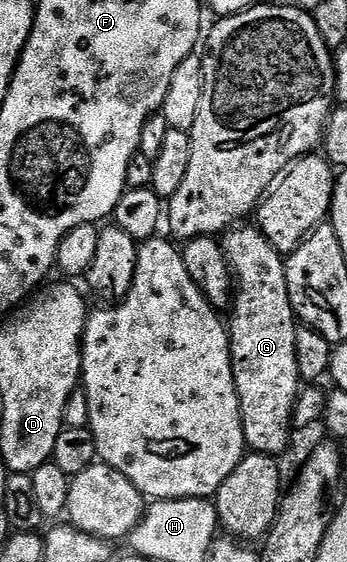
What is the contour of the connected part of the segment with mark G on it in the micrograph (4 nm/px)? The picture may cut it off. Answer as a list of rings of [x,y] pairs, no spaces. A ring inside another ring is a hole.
[[[244,227],[233,228],[223,238],[222,248],[229,270],[234,271],[238,278],[238,284],[234,289],[234,304],[230,309],[230,314],[232,313],[230,340],[232,343],[234,383],[238,391],[240,417],[244,428],[244,444],[254,453],[280,455],[287,449],[292,440],[294,430],[292,413],[295,411],[296,398],[300,396],[302,388],[300,372],[298,371],[298,355],[296,354],[298,318],[292,309],[290,295],[288,294],[285,258],[265,239],[259,228],[240,228]]]

